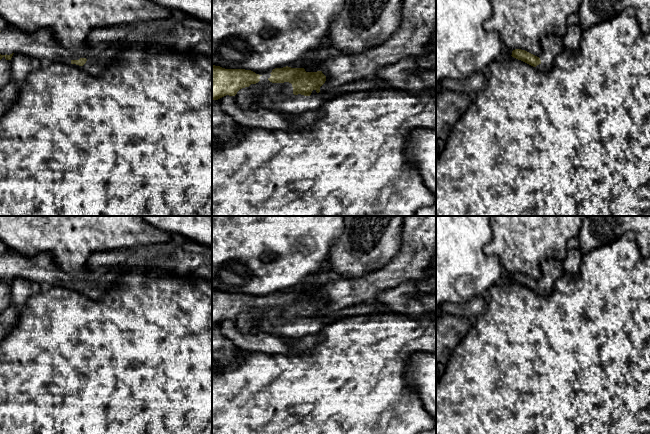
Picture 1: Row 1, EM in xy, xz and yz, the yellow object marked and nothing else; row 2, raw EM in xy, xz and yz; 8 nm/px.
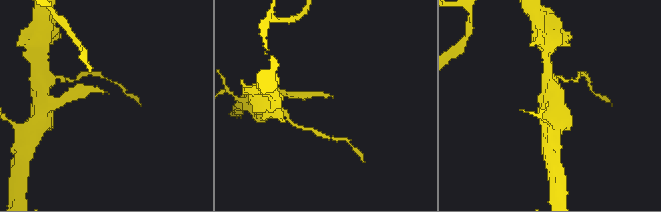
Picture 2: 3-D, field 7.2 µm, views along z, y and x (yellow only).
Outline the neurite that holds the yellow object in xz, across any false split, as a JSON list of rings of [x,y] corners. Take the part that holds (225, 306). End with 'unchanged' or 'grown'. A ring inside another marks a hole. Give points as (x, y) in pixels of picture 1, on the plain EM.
[[[212,289],[212,324],[226,319],[235,320],[237,316],[260,305],[262,299],[245,293],[225,293]]] | unchanged

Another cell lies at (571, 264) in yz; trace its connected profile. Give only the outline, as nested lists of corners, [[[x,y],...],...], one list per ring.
[[[569,249],[565,259],[563,260],[563,268],[565,273],[570,275],[578,275],[580,272],[580,264],[583,254],[580,249]]]

